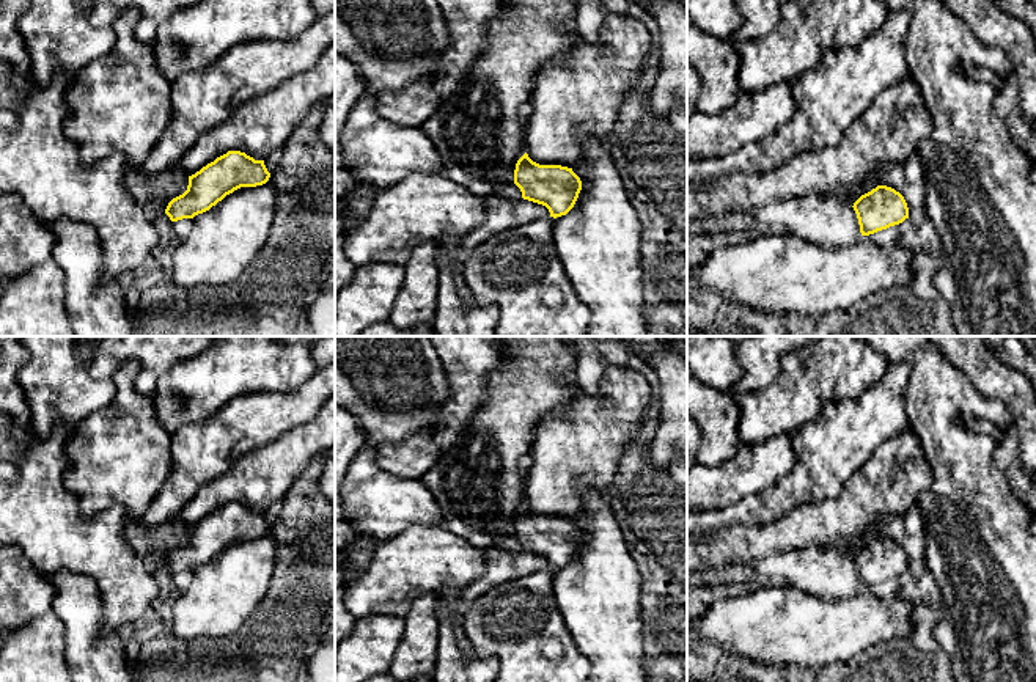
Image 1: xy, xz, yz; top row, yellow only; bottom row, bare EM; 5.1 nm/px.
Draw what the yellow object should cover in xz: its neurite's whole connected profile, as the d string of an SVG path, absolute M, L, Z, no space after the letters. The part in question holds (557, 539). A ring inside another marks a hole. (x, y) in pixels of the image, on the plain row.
M527 504L516 515L514 536L524 552L546 558L553 570L566 567L582 542L582 533L572 520L539 517Z

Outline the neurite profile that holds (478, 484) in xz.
M509 336L503 361L489 374L481 409L421 478L442 509L443 528L481 550L514 536L516 515L527 504L519 460L531 454L538 423L571 401L574 363L574 352L561 336Z

